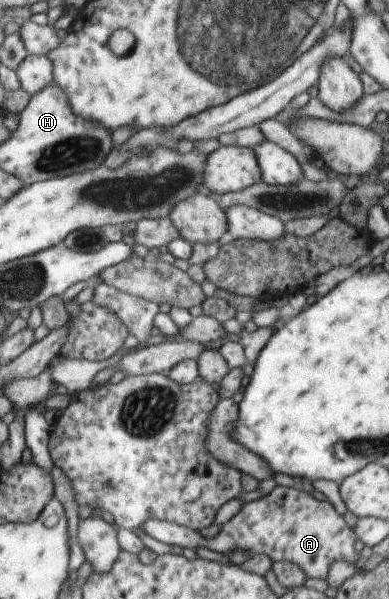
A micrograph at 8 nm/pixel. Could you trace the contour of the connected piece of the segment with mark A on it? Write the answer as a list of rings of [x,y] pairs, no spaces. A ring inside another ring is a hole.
[[[278,484],[273,490],[255,501],[245,502],[234,517],[221,524],[215,537],[205,539],[197,530],[187,529],[166,520],[150,518],[141,523],[140,528],[153,539],[169,544],[197,549],[206,547],[215,553],[229,555],[241,549],[247,557],[267,555],[270,561],[295,563],[306,578],[325,579],[329,565],[333,561],[355,561],[354,530],[343,520],[327,500],[315,501],[305,491]]]

